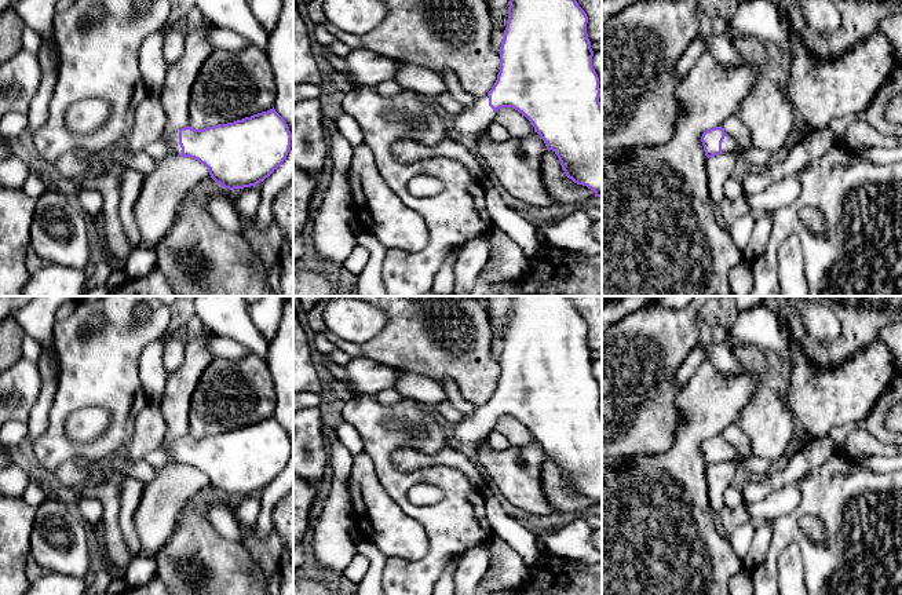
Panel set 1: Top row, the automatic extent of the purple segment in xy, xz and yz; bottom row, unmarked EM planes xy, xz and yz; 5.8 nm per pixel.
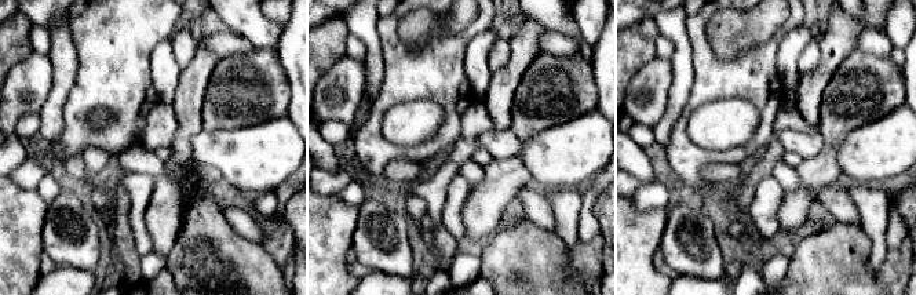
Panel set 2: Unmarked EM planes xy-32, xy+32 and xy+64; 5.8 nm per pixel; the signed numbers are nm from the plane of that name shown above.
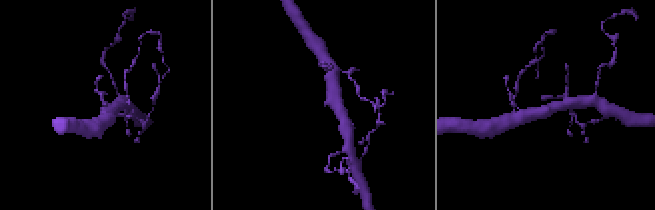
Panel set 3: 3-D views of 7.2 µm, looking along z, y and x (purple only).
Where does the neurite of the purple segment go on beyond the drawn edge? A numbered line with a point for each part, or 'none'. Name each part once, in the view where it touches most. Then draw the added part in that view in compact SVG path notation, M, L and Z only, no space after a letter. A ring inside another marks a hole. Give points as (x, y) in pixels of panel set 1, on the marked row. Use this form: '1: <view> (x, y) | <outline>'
1: xy (174, 143) | M175 131L175 132L171 135L171 140L167 143L167 146L171 147L172 154L179 156L179 154L182 153L182 147L180 147L180 145L179 145L179 131Z

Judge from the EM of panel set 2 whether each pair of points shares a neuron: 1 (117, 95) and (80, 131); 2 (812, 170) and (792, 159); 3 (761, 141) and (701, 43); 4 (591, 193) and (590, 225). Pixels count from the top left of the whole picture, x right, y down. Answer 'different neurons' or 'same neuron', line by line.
1: same neuron
2: different neurons
3: same neuron
4: same neuron

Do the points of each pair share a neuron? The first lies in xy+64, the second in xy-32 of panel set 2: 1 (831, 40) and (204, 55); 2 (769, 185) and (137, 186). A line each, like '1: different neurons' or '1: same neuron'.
1: same neuron
2: same neuron

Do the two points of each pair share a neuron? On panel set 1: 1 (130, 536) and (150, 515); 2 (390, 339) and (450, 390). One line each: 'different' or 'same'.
1: different
2: different

